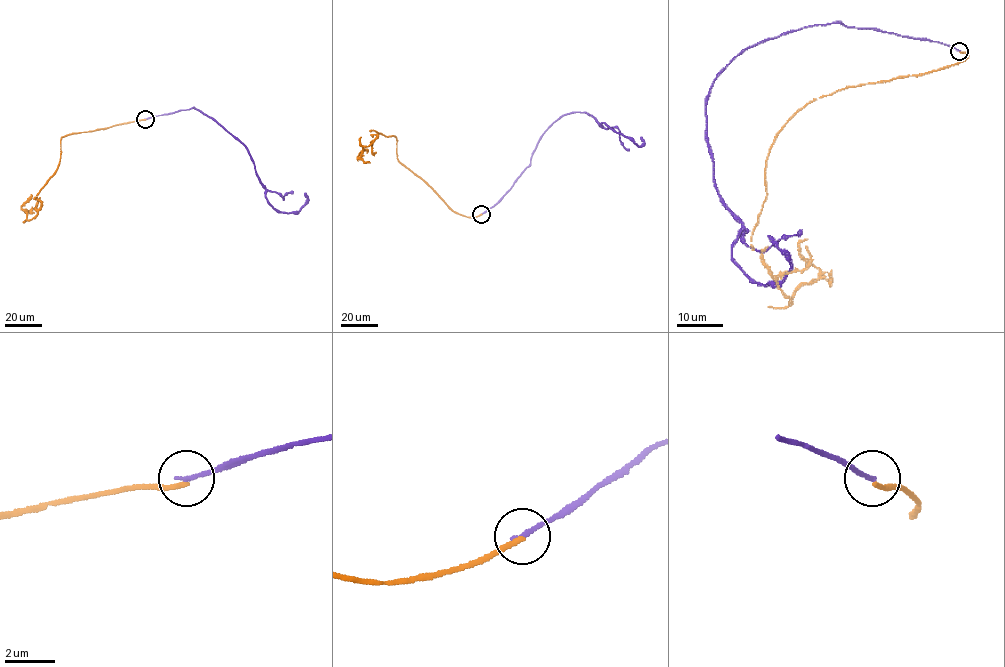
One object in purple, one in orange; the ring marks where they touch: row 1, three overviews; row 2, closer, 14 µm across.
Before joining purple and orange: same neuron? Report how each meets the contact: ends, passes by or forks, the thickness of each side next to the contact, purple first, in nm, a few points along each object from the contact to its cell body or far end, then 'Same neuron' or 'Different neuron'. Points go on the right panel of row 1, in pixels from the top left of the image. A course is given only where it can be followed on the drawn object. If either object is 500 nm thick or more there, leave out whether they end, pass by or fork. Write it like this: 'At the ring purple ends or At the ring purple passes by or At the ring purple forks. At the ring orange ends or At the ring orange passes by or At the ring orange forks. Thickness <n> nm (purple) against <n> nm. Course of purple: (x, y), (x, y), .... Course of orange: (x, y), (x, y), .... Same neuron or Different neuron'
At the ring purple ends. At the ring orange ends. Thickness 190 nm (purple) against 190 nm. Course of purple: (959, 50), (840, 23), (745, 48), (706, 142), (732, 260), (778, 284), (767, 235). Course of orange: (959, 52), (964, 61), (806, 103), (778, 134), (750, 245), (790, 303), (818, 277), (799, 252), (807, 239). Different neuron

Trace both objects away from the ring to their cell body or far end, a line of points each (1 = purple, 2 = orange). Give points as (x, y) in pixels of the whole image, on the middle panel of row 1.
1: (481, 214), (510, 188), (530, 164), (541, 135), (562, 116), (586, 112), (640, 146), (640, 137)
2: (481, 214), (469, 217), (453, 211), (397, 159), (394, 136), (371, 130), (377, 137), (357, 157), (367, 153)

